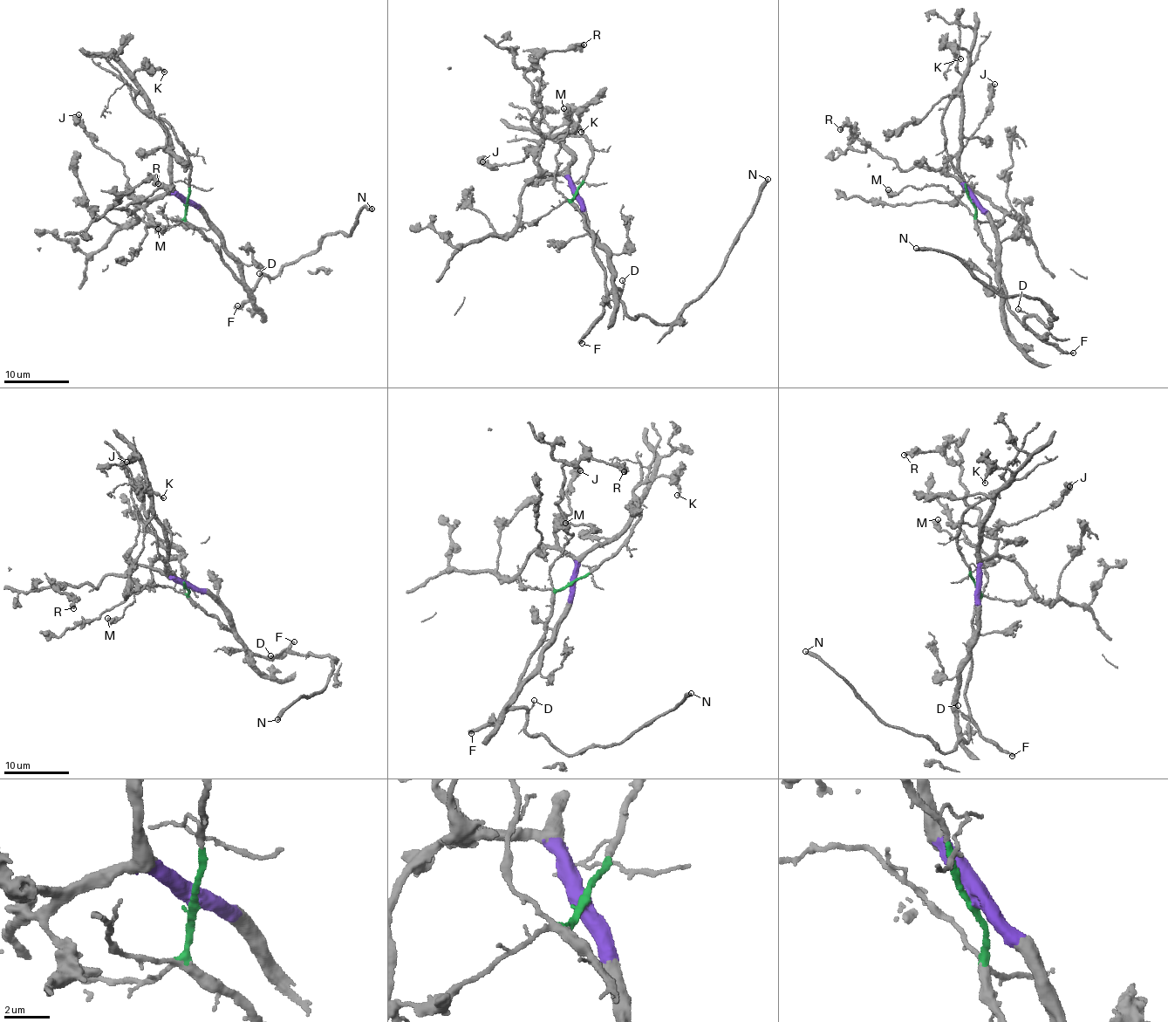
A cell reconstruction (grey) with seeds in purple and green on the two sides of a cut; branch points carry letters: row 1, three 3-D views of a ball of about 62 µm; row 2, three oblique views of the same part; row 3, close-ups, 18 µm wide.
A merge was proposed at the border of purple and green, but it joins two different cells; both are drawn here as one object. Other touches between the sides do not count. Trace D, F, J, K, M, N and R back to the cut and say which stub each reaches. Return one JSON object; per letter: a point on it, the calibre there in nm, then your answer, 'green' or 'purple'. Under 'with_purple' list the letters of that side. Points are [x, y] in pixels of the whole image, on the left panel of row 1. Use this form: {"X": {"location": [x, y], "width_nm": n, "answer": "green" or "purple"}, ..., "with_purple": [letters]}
{"D": {"location": [259, 273], "width_nm": 130, "answer": "green"}, "F": {"location": [237, 305], "width_nm": 280, "answer": "green"}, "J": {"location": [78, 114], "width_nm": 480, "answer": "purple"}, "K": {"location": [164, 72], "width_nm": 170, "answer": "purple"}, "M": {"location": [158, 229], "width_nm": 480, "answer": "green"}, "N": {"location": [372, 209], "width_nm": 360, "answer": "green"}, "R": {"location": [158, 183], "width_nm": 500, "answer": "purple"}, "with_purple": ["J", "K", "R"]}

